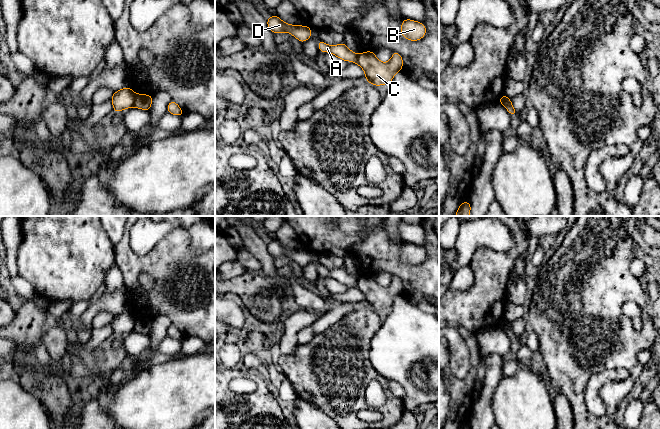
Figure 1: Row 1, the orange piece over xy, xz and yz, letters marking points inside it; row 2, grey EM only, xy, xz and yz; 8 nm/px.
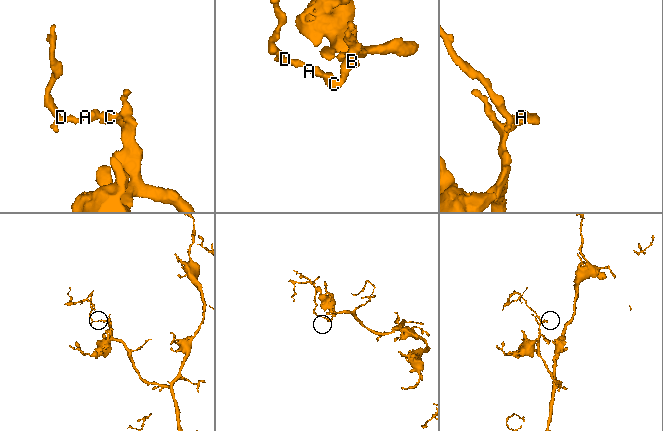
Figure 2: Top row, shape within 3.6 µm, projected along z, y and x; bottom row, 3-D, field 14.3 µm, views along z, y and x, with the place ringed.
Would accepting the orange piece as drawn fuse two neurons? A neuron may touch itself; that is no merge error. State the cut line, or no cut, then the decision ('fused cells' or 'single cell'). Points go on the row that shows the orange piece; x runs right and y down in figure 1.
xy (135, 94), (133, 105) | fused cells

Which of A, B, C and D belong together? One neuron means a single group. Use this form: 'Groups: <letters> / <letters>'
Groups: A D / B C

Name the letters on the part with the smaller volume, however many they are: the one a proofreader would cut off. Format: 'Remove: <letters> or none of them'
Remove: A, D

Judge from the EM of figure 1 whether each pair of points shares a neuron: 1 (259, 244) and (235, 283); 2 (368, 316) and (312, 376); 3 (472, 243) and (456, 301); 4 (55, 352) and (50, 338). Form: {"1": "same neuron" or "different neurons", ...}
{"1": "different neurons", "2": "same neuron", "3": "different neurons", "4": "same neuron"}

